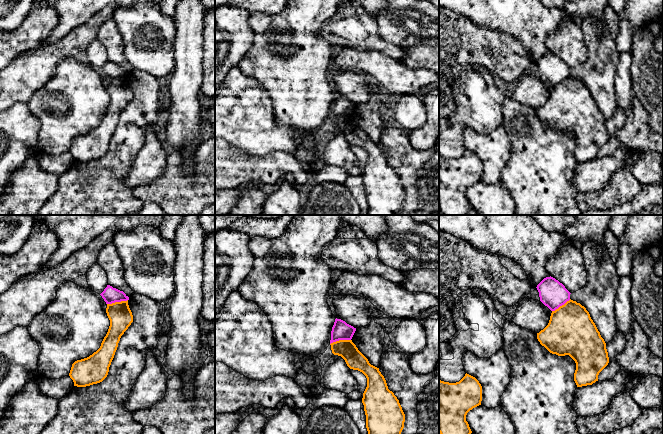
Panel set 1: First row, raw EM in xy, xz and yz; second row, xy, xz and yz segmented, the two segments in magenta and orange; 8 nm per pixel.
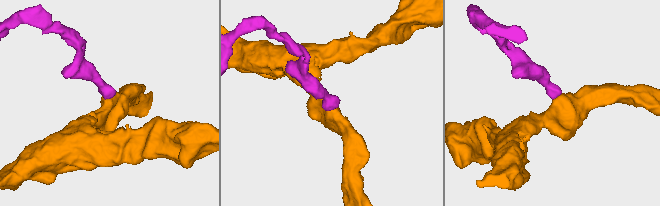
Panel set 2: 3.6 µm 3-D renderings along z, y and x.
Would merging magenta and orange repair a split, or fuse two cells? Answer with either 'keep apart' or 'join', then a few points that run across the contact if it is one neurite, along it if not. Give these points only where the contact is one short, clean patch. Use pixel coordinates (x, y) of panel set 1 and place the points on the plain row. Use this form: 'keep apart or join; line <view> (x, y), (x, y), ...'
keep apart; line xy (127, 75), (107, 80)

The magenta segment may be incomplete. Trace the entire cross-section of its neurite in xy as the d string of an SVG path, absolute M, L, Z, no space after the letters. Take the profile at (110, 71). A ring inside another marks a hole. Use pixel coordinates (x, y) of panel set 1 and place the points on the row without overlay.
M107 61L107 63L100 71L102 72L106 80L129 76L129 73L123 67L113 64L110 61Z

